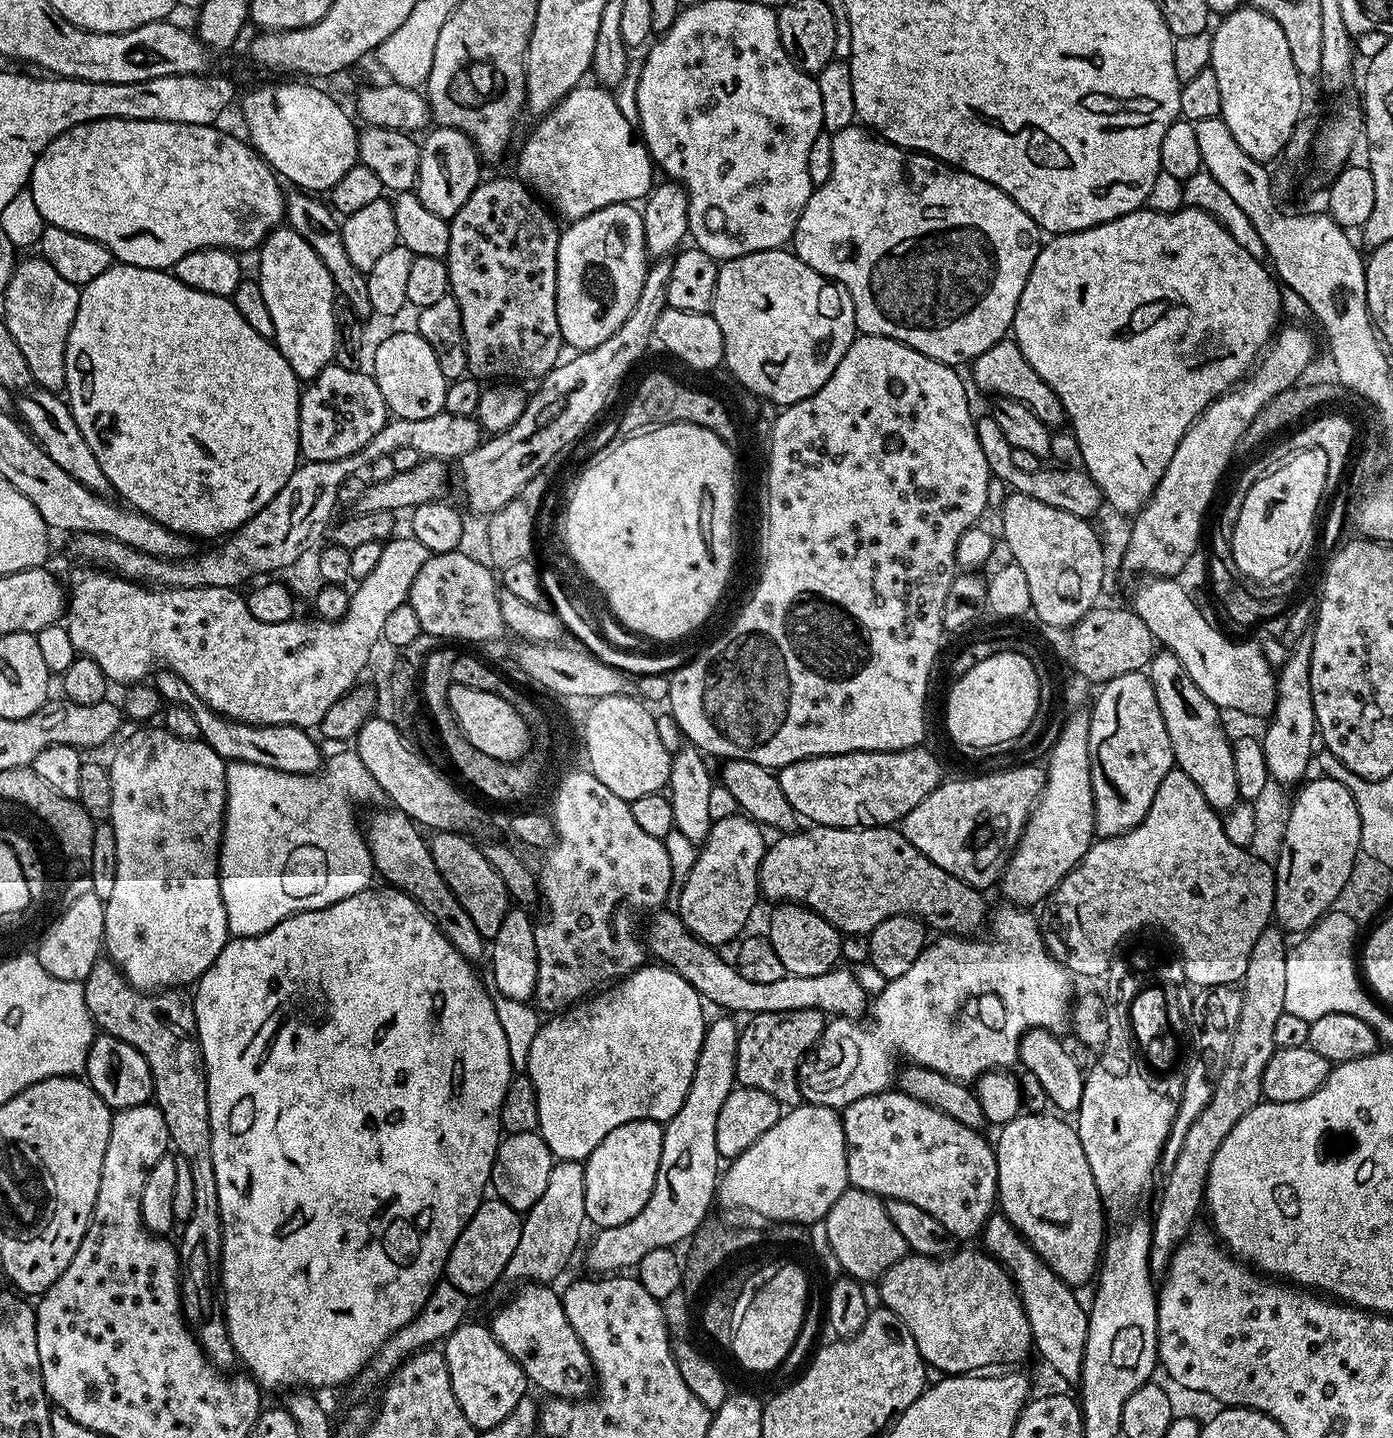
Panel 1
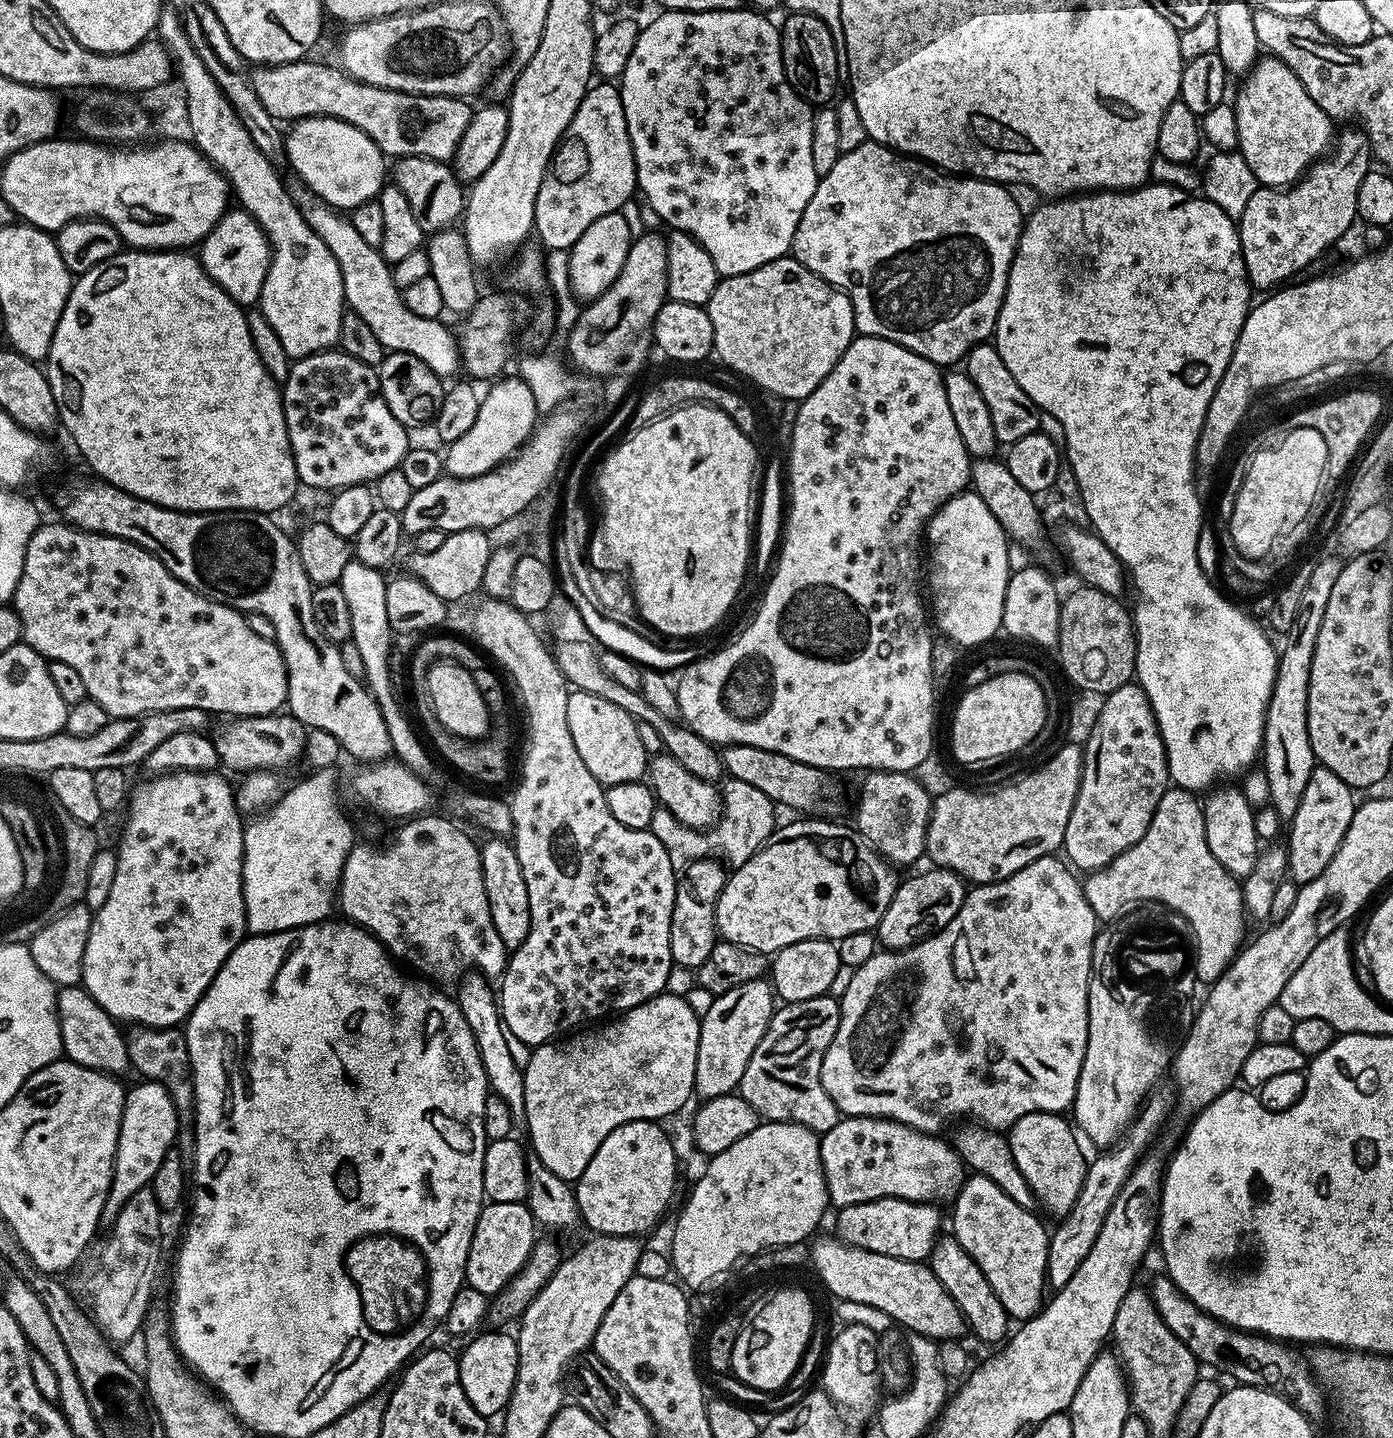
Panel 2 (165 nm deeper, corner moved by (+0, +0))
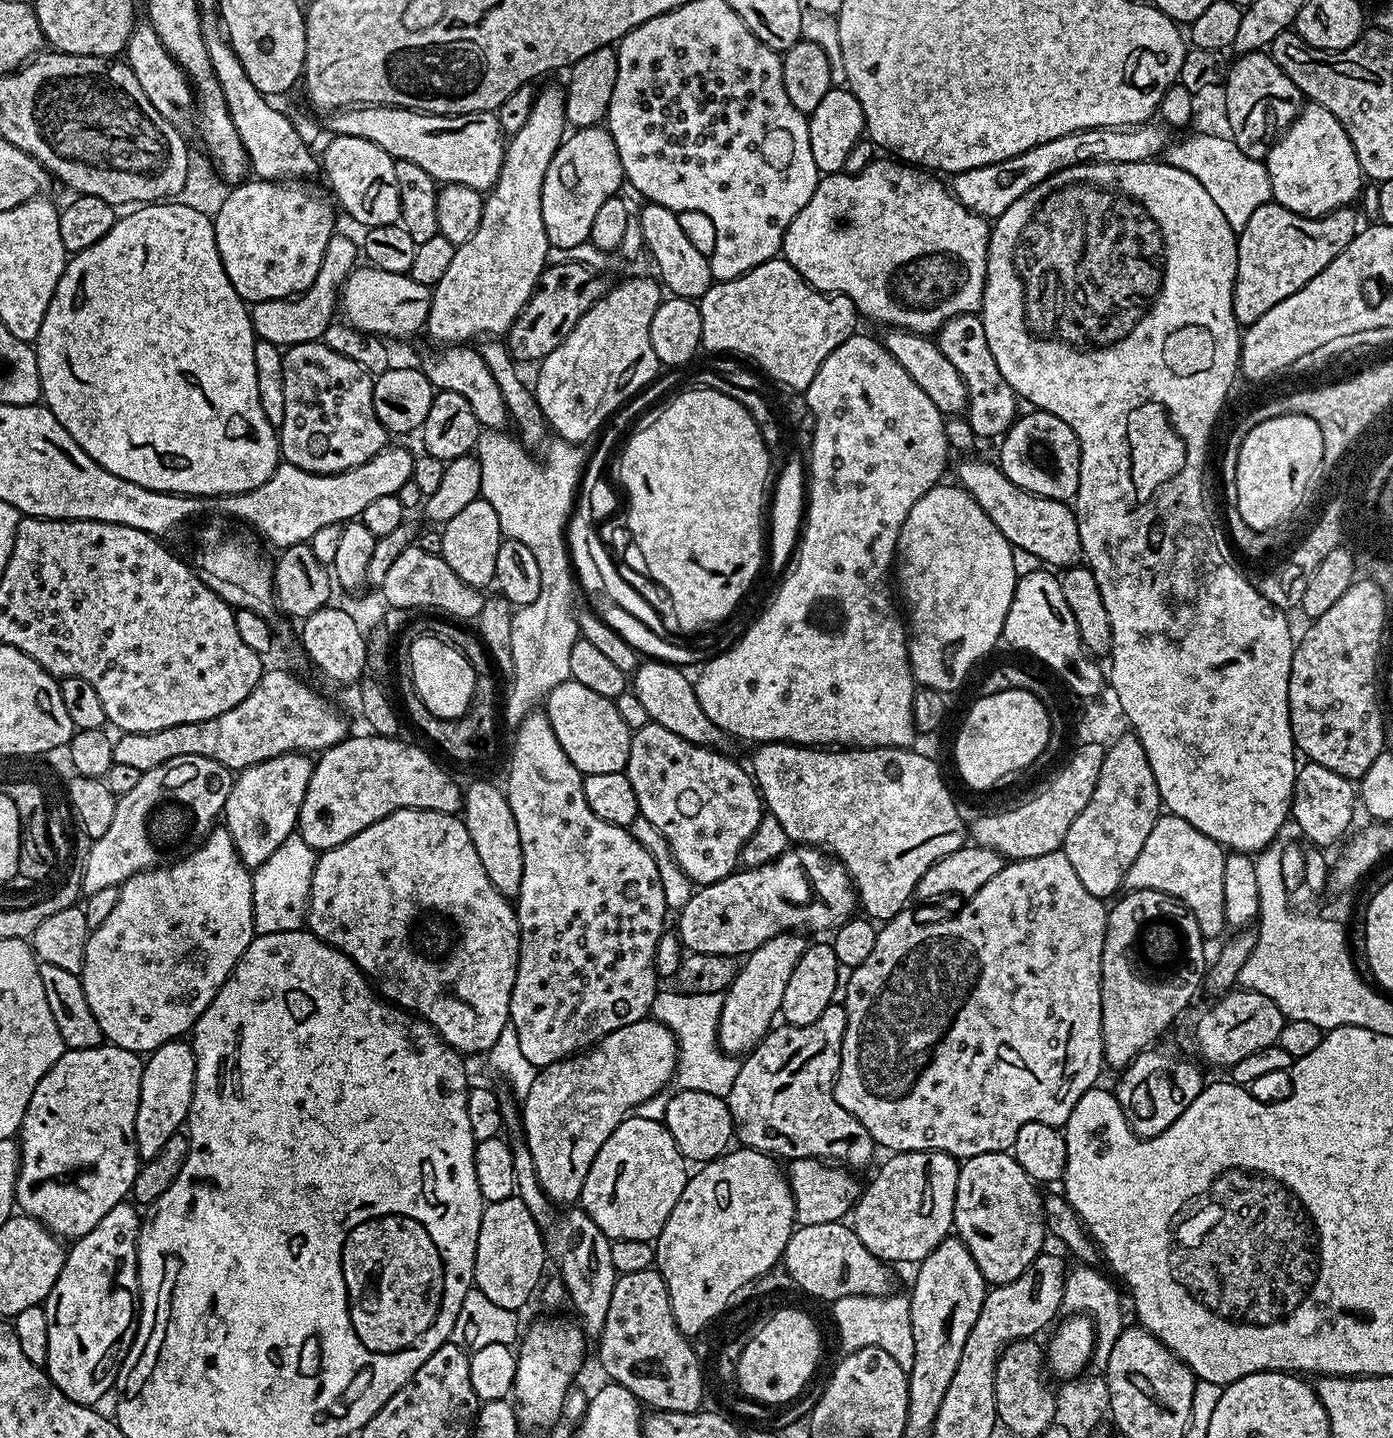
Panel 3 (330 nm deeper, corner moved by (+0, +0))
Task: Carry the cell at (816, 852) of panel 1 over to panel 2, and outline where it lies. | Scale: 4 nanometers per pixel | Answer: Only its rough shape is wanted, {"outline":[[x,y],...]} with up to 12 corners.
{"outline":[[781,823],[727,877],[721,941],[775,954],[880,924],[897,869],[855,827]]}

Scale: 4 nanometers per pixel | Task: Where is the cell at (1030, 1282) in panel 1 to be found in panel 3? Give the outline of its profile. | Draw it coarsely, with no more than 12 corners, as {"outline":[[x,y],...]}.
{"outline":[[1015,1155],[960,1164],[952,1219],[989,1285],[1045,1247],[1044,1201]]}

